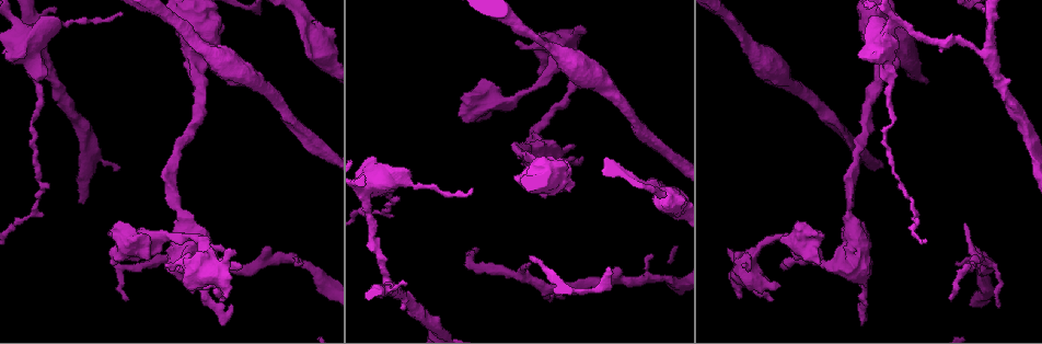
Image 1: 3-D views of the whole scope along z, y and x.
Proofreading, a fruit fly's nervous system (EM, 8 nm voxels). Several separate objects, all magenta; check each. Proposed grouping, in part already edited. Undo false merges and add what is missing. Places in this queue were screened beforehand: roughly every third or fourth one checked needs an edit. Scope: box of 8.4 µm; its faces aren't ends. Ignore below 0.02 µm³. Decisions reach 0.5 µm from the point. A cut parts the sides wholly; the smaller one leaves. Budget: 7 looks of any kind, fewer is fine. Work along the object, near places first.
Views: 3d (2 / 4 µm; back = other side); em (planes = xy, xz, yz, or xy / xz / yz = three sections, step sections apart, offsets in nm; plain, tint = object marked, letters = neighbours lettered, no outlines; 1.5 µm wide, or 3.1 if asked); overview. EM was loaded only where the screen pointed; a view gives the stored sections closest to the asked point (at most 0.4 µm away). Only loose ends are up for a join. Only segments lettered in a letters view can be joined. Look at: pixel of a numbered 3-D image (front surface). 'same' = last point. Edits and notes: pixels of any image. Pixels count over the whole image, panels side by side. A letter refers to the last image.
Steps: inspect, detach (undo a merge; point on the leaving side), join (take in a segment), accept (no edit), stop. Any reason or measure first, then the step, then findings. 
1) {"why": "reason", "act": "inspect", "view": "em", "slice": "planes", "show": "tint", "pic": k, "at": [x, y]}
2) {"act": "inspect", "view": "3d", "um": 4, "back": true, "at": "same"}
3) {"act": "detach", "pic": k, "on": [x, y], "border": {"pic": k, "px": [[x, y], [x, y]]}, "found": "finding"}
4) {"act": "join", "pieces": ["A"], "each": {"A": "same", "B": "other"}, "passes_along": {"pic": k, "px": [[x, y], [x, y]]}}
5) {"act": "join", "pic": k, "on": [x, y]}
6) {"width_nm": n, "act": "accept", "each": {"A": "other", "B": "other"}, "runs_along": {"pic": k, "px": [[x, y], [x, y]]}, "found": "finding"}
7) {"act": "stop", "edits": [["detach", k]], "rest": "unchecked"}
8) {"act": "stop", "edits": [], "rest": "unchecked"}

{"why": "free end", "act": "inspect", "view": "3d", "um": 2, "pic": 1, "at": [239, 268]}

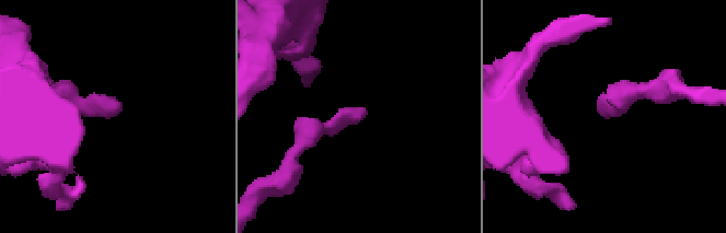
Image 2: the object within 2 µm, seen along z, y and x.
{"act": "inspect", "view": "em", "slice": "xy", "step": 8, "show": "tint", "pic": 2, "at": [367, 112]}

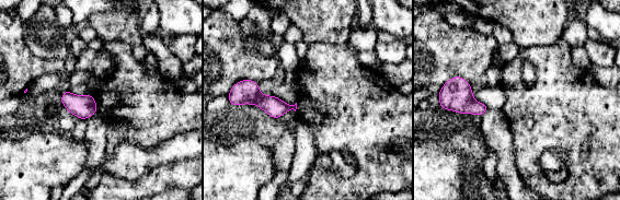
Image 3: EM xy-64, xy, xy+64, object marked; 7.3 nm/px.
{"act": "inspect", "view": "em", "slice": "planes", "show": "letters", "at": "same"}

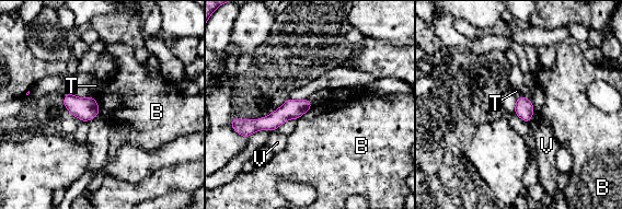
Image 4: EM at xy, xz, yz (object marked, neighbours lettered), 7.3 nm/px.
{"act": "accept", "each": {"B": "other", "T": "other", "V": "other"}, "runs_along": {"pic": 4, "px": [[308, 105], [271, 123], [248, 122]]}, "found": "no lettered segment goes on from it"}

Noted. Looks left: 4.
{"why": "an open end", "act": "inspect", "view": "3d", "um": 2, "pic": 1, "at": [299, 266]}

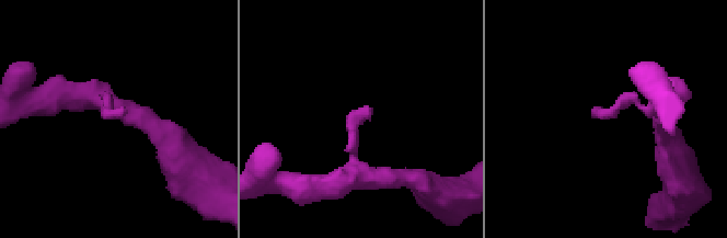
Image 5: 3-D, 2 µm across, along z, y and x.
{"act": "inspect", "view": "em", "slice": "planes", "show": "letters", "pic": 5, "at": [593, 113]}

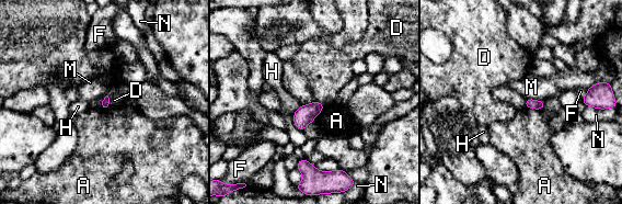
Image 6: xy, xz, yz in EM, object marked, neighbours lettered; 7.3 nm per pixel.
{"act": "accept", "each": {"A": "other", "D": "other", "F": "other", "H": "other", "M": "other", "N": "other"}, "found": "none of them fits"}

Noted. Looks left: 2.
{"act": "stop", "edits": [], "rest": "unchecked"}

